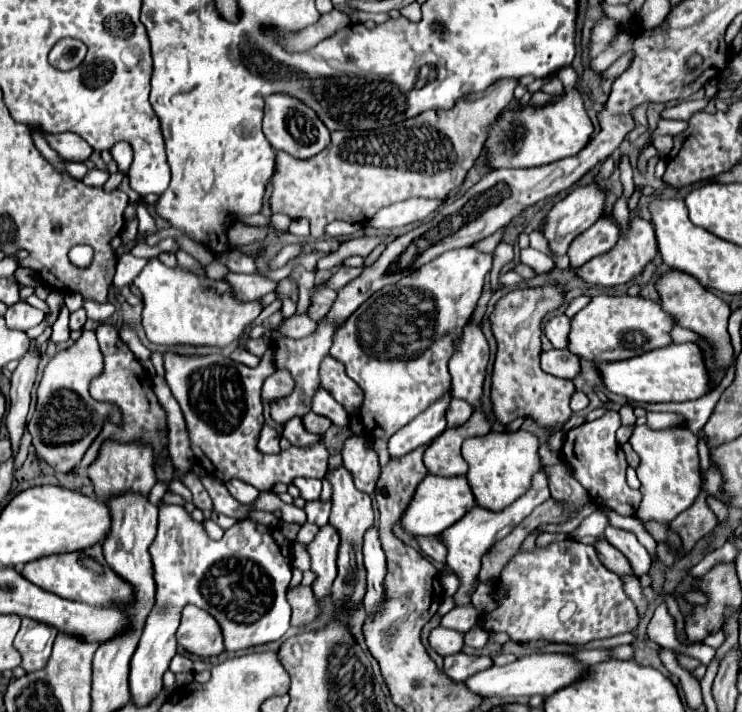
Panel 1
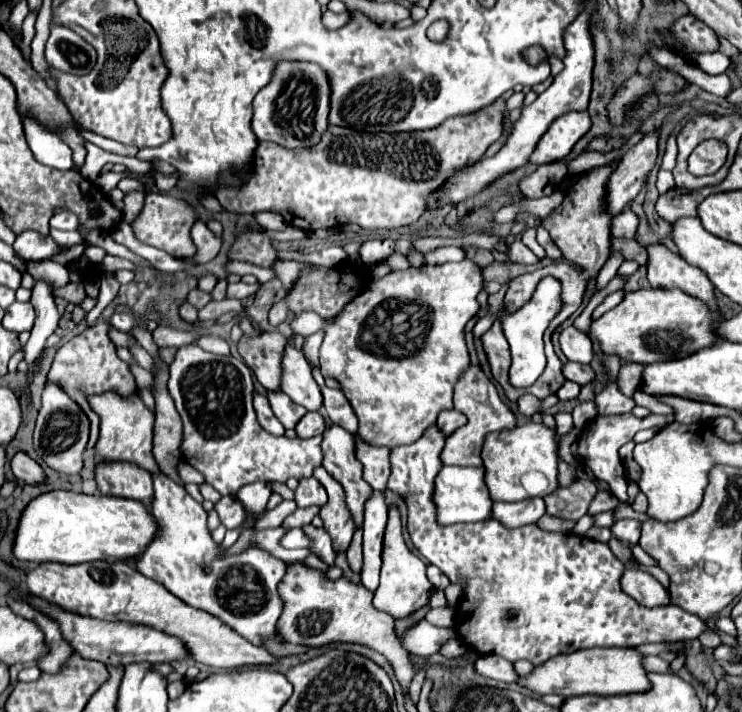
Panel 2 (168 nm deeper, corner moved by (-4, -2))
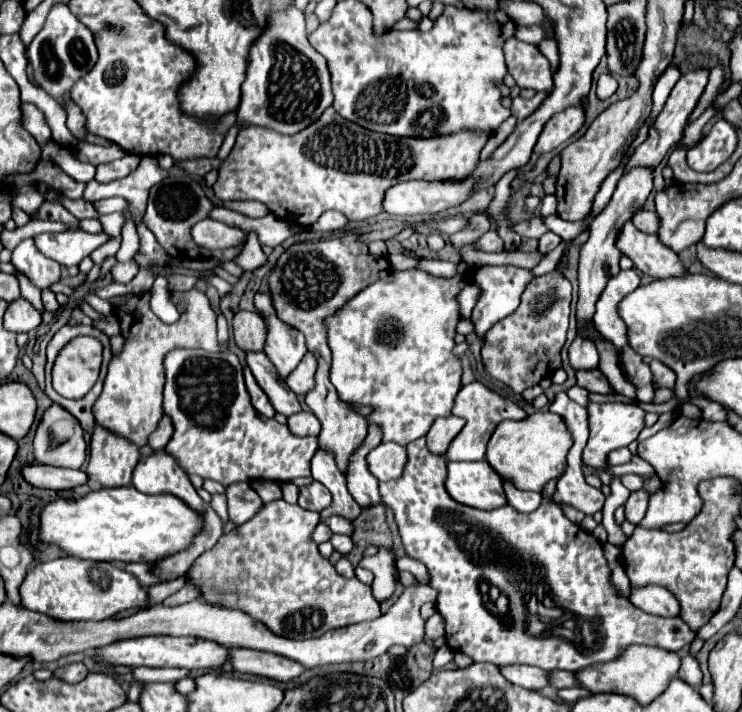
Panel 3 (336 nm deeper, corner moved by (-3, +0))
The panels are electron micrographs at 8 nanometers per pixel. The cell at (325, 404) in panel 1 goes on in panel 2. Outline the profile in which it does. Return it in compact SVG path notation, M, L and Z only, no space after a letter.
M286 346L286 360L284 374L282 374L282 392L286 392L292 402L304 406L306 410L320 410L322 408L322 392L312 378L310 364L306 362L304 354L290 346Z

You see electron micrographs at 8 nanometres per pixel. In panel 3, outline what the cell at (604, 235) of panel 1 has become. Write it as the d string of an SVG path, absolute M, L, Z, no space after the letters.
M641 210L637 216L633 216L633 224L637 224L637 228L647 232L647 234L657 234L659 232L659 216L655 212Z

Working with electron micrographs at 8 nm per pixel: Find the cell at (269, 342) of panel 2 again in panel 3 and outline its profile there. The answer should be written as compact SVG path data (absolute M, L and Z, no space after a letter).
M239 310L233 316L233 334L241 350L263 350L265 346L265 324L257 312Z

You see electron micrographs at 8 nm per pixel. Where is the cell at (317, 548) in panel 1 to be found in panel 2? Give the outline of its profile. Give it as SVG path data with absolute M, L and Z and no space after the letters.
M318 468L314 470L314 478L326 488L328 492L328 502L320 510L320 518L324 520L324 530L332 538L332 548L336 554L344 552L352 540L352 534L356 530L350 512L346 510L344 504L344 492L342 486L324 470Z

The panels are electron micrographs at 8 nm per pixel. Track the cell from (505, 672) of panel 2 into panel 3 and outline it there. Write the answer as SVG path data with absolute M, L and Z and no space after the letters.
M513 664L513 666L503 666L501 672L507 676L507 680L527 690L543 690L545 686L549 686L549 672L537 666Z

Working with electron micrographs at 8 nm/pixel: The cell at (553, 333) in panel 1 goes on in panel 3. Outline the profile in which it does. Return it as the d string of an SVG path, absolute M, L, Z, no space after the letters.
M575 338L569 348L569 360L575 370L593 370L599 368L599 352L591 340Z

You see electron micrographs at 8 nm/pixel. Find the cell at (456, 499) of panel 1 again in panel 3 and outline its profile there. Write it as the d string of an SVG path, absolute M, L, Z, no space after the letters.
M487 460L483 462L447 462L449 494L467 506L479 510L493 510L507 504L503 492L503 480Z

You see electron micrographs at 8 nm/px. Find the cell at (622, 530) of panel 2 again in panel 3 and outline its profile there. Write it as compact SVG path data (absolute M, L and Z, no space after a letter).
M635 490L631 492L629 500L625 502L625 516L629 522L639 524L641 518L647 512L647 502L649 502L649 492L647 490Z

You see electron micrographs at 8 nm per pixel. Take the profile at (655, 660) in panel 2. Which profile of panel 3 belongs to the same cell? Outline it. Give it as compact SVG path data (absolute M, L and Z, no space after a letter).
M685 656L685 658L683 658L681 672L679 672L679 678L681 678L683 682L689 682L691 686L701 686L703 672L701 672L701 668L699 668L699 662L695 660L695 656Z

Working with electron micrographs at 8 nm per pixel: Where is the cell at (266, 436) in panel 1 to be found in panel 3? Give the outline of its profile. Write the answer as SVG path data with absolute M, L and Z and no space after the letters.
M245 366L243 368L243 374L245 374L245 384L247 384L247 392L251 394L251 404L255 406L255 410L259 410L263 416L267 416L267 418L273 418L275 416L275 408L271 406L271 402L269 402L269 398L267 398L267 394L259 388L259 384L257 384L257 380L253 378L253 374L251 374L251 370Z

